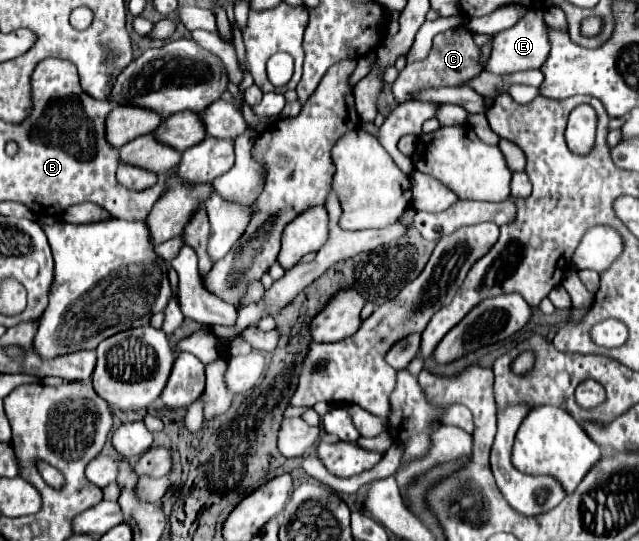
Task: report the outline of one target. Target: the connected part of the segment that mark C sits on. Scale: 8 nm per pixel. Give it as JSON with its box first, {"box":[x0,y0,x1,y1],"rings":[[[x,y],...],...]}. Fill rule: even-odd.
{"box":[393,27,481,103],"rings":[[[457,27],[445,33],[439,33],[433,39],[433,49],[429,51],[429,57],[423,61],[415,61],[415,63],[407,63],[395,83],[393,83],[393,95],[397,103],[407,101],[407,97],[423,87],[457,87],[461,83],[465,83],[467,79],[475,77],[477,73],[481,73],[481,65],[479,65],[479,47],[473,43],[471,39],[471,31],[467,27]]]}

